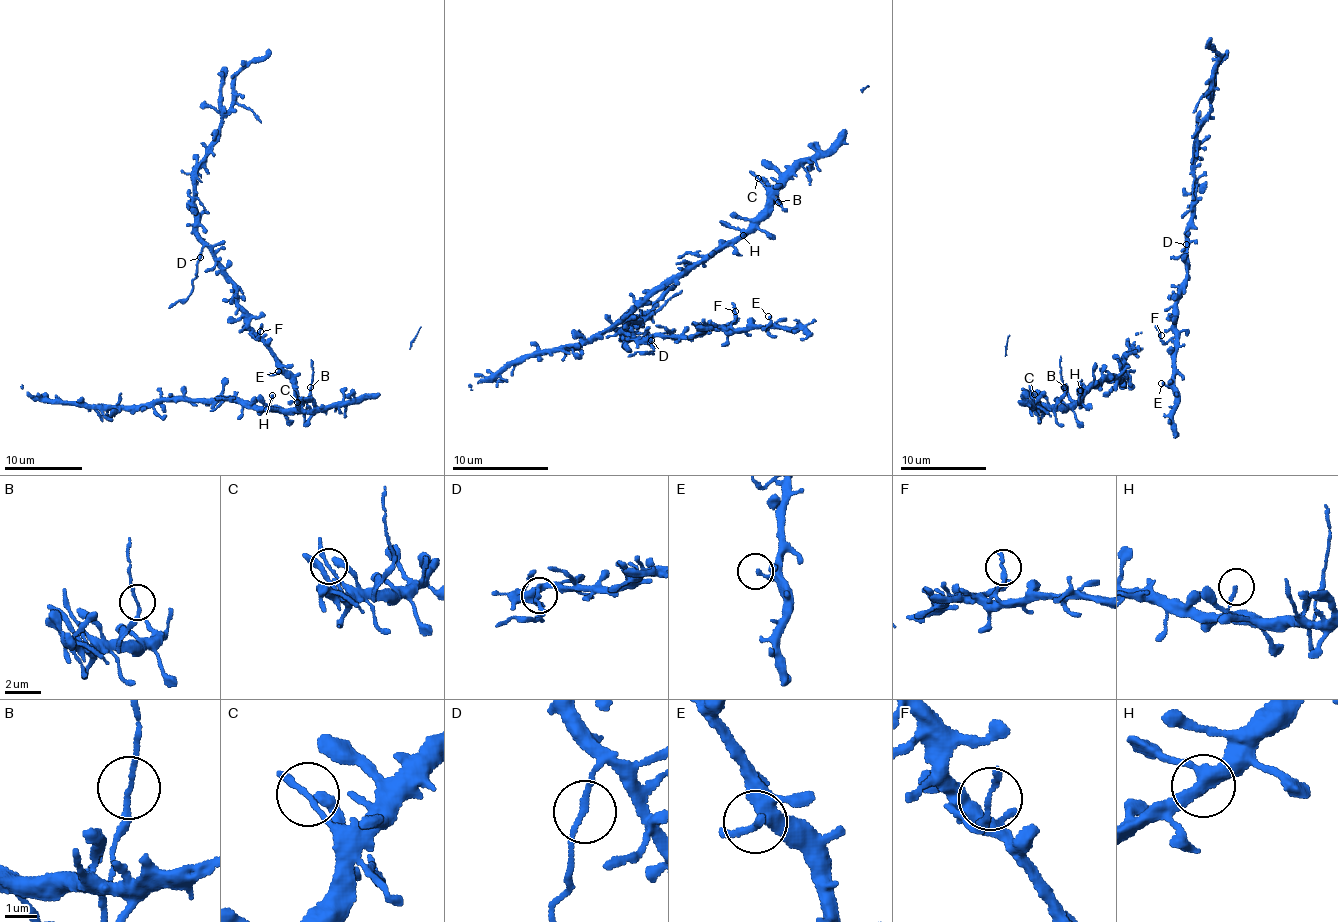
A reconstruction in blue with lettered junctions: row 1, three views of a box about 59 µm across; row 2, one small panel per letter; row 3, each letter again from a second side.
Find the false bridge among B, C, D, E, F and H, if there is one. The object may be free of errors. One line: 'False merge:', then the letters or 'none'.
False merge: D

